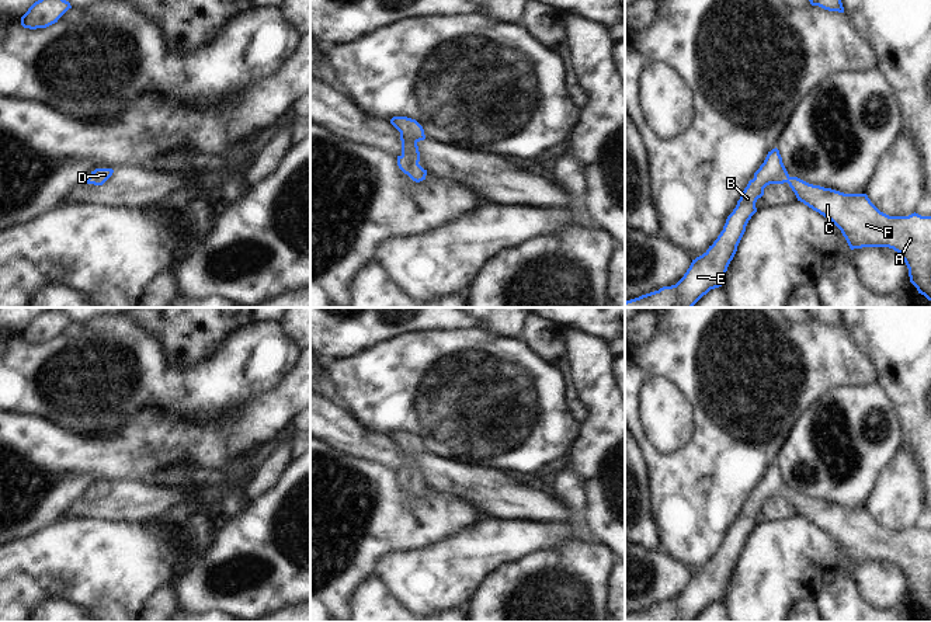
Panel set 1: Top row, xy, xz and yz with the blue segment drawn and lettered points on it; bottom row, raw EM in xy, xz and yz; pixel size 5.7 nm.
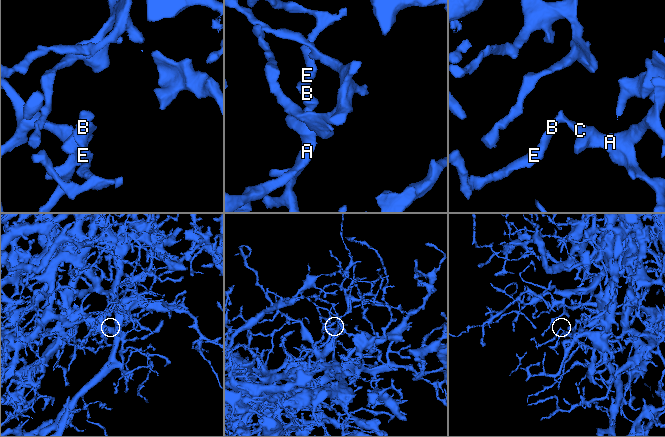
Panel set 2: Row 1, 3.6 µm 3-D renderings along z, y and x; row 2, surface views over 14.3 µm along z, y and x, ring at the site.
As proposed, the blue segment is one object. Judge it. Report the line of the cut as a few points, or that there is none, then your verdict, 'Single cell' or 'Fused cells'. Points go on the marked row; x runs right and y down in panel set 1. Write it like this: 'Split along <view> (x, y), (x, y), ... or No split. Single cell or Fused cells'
No split. Single cell

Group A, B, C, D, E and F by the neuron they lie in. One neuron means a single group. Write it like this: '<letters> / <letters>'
A B C D E F

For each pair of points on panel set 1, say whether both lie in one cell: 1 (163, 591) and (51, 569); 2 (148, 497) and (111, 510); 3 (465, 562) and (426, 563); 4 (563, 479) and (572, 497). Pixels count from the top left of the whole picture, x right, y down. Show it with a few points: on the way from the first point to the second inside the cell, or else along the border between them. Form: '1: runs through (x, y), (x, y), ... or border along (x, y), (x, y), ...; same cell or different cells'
1: border along (167, 581), (162, 583), (141, 607); different cells
2: runs through (139, 500), (120, 504); same cell
3: runs through (455, 563), (436, 563); same cell
4: runs through (568, 483), (572, 493); same cell

